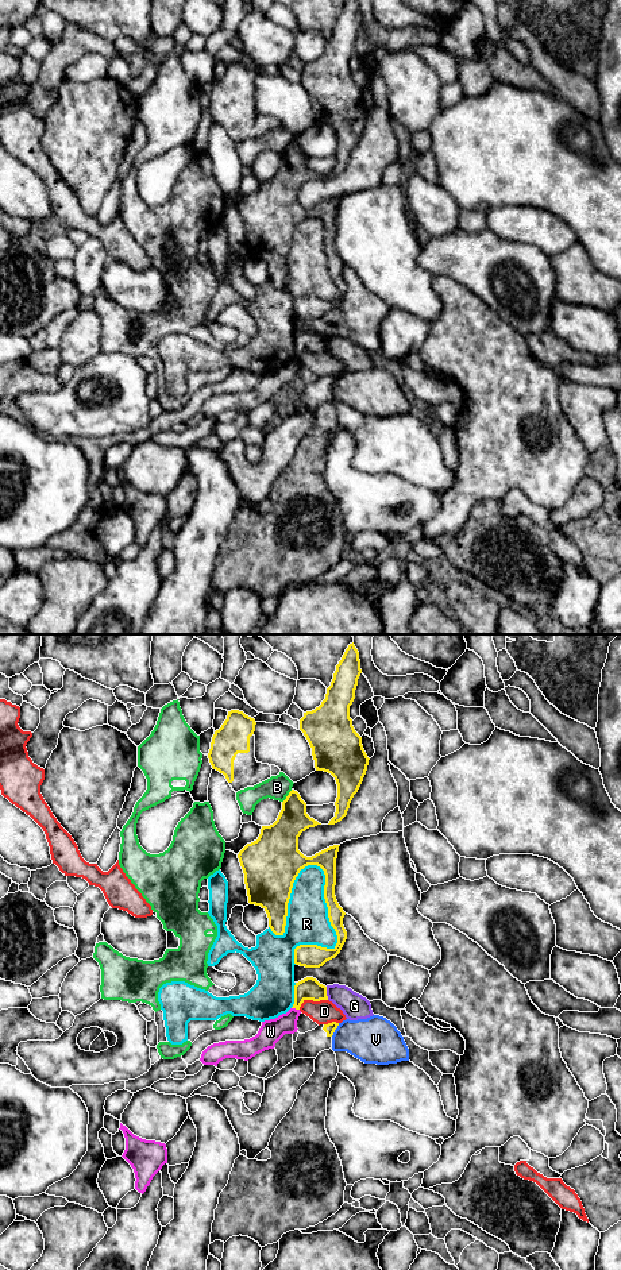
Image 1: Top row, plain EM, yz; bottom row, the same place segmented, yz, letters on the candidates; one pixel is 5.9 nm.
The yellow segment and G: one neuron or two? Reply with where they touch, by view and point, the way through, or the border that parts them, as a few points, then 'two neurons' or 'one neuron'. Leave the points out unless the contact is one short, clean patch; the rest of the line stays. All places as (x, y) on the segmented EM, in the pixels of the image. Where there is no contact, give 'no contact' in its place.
meets yellow in yz at (326, 994); border along yz (326, 987), (328, 999); two neurons

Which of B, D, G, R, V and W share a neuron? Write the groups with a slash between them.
B / D / G / R / V / W

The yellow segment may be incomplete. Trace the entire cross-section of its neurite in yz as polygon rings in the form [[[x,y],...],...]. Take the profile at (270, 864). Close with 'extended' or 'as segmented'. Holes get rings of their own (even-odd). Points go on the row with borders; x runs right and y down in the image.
[[[292,790],[282,802],[277,821],[270,826],[262,826],[258,839],[247,844],[238,854],[248,903],[261,906],[266,911],[269,927],[275,935],[285,933],[288,903],[300,871],[308,865],[317,865],[324,871],[324,899],[338,943],[333,949],[317,945],[297,946],[294,964],[305,968],[320,968],[335,958],[347,939],[343,926],[346,912],[335,896],[336,858],[340,845],[329,846],[312,857],[298,850],[301,833],[317,825],[321,823],[306,814],[306,803],[297,791]]]; as segmented

